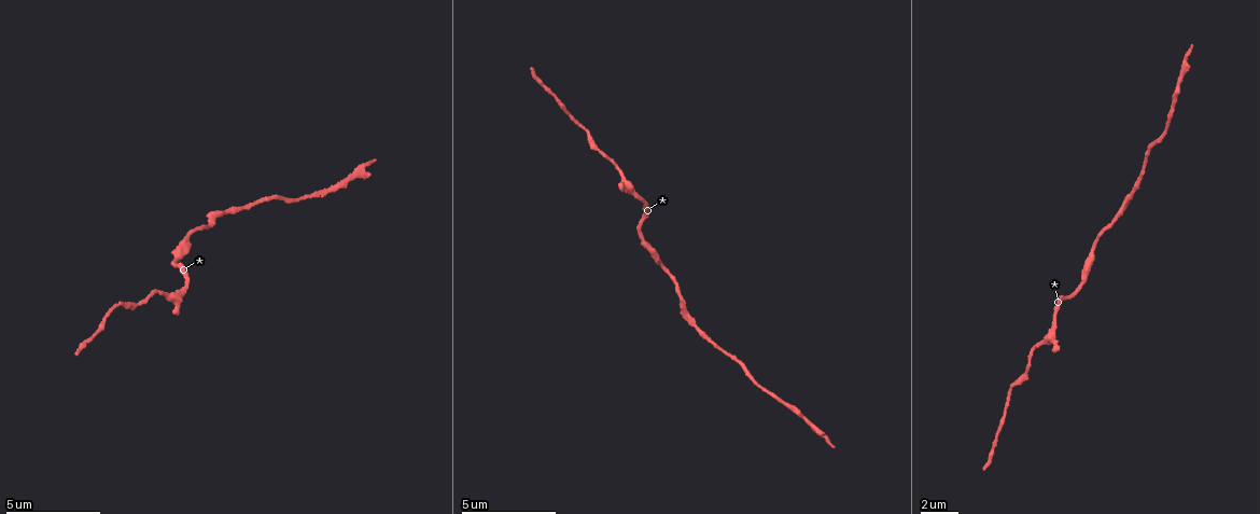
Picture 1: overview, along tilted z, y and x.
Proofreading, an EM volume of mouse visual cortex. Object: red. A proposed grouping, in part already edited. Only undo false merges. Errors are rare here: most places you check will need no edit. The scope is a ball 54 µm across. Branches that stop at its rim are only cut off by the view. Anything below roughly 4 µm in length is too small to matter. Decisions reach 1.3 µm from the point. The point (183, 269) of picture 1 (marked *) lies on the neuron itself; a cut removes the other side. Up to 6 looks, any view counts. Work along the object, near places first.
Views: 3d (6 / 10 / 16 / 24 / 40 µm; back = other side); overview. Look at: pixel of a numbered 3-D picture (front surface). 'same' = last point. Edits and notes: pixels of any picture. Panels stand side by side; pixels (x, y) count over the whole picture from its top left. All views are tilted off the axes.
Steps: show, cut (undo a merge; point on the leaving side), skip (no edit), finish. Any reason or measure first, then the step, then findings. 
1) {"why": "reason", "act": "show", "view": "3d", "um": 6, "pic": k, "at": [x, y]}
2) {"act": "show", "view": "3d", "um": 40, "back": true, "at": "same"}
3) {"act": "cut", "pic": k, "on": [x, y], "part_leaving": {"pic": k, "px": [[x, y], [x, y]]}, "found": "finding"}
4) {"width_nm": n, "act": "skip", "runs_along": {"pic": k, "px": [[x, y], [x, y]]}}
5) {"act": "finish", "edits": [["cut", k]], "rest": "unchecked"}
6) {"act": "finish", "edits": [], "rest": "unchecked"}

{"why": "sudden change in width", "act": "show", "view": "3d", "um": 10, "pic": 1, "at": [658, 259]}

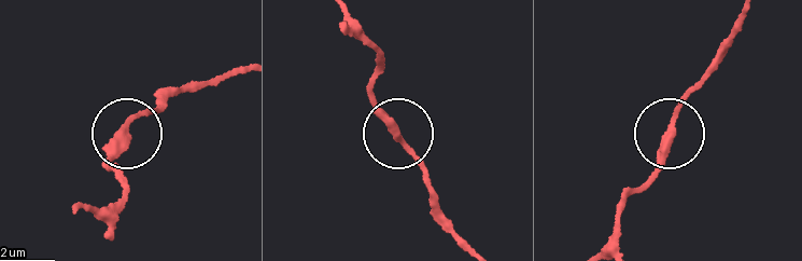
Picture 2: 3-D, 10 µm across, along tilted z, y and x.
{"act": "skip", "runs_along": {"pic": 2, "px": [[120, 173], [111, 161], [116, 141], [158, 106]]}, "found": "one neuron here"}

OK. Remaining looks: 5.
{"why": "thick turns thin", "act": "show", "view": "3d", "um": 16, "pic": 1, "at": [159, 291]}

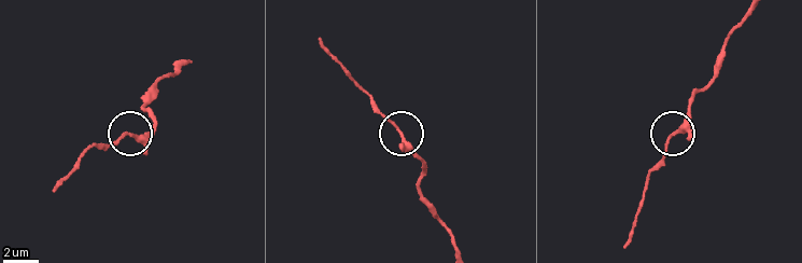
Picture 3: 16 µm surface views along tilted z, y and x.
{"why": "zoom in", "act": "show", "view": "3d", "um": 6, "at": "same"}

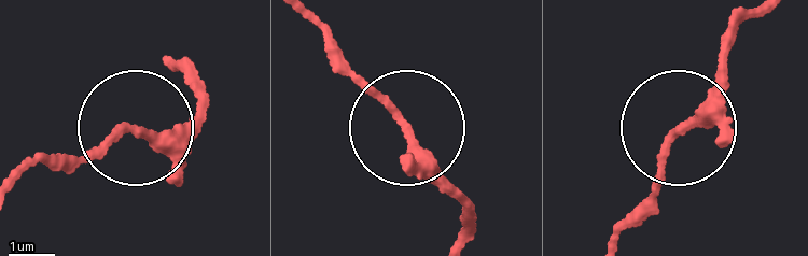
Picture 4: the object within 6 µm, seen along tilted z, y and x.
{"act": "skip", "runs_along": {"pic": 4, "px": [[470, 219], [462, 189], [329, 58]]}, "found": "continuous, no second neuron"}

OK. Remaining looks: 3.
{"why": "sudden change in width", "act": "show", "view": "3d", "um": 10, "pic": 1, "at": [234, 210]}

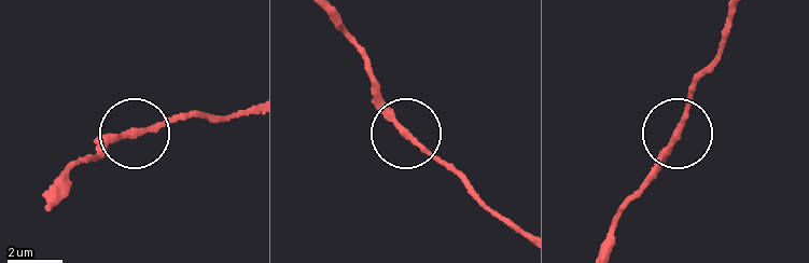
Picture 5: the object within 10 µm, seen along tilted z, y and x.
{"act": "skip", "runs_along": {"pic": 5, "px": [[334, 21], [374, 80], [386, 113], [457, 175]]}, "found": "all the same neuron"}

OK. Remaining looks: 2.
{"act": "finish", "edits": [], "rest": "unchecked"}

